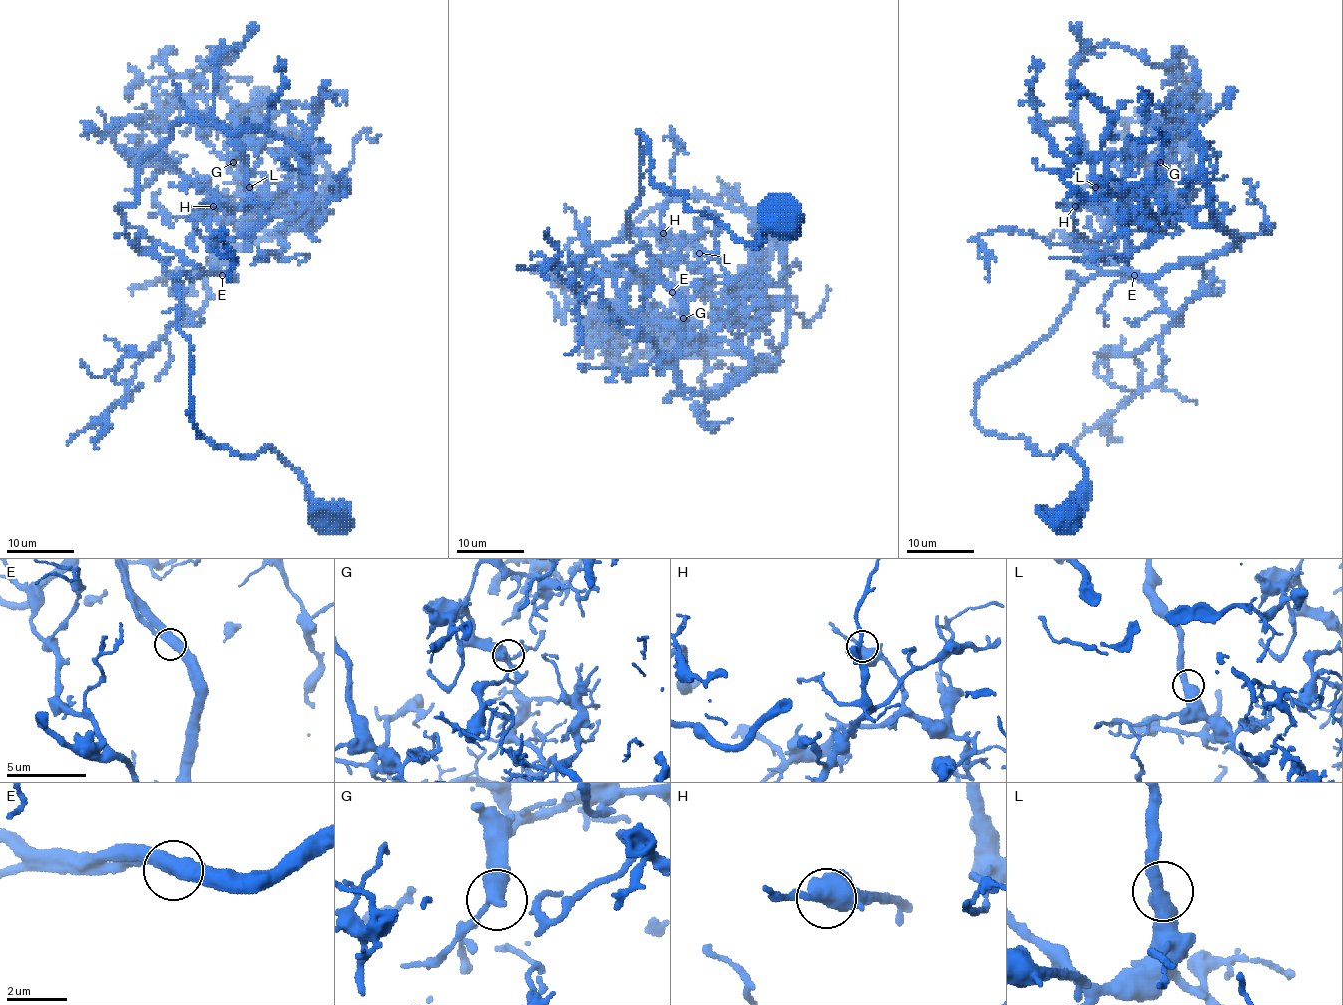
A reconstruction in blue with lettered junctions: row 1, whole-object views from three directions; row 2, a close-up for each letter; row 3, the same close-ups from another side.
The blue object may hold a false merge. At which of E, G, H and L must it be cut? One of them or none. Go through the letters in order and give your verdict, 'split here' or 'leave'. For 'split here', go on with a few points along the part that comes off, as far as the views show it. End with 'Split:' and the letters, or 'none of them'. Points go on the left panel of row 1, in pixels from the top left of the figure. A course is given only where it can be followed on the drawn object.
E: leave
G: leave
H: leave
L: leave
Split: none of them

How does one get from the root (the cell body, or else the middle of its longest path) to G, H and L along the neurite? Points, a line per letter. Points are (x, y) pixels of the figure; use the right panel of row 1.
G: (1073, 520), (1083, 466), (988, 434), (976, 388), (1115, 245), (1076, 201), (1080, 133), (1039, 131), (1160, 162)
H: (1073, 520), (1083, 466), (988, 434), (976, 388), (1115, 245), (1076, 201), (1075, 119), (1105, 207), (1075, 206)
L: (1073, 520), (1083, 466), (988, 434), (976, 388), (1115, 245), (1076, 201), (1092, 162), (1075, 119), (1095, 187)

